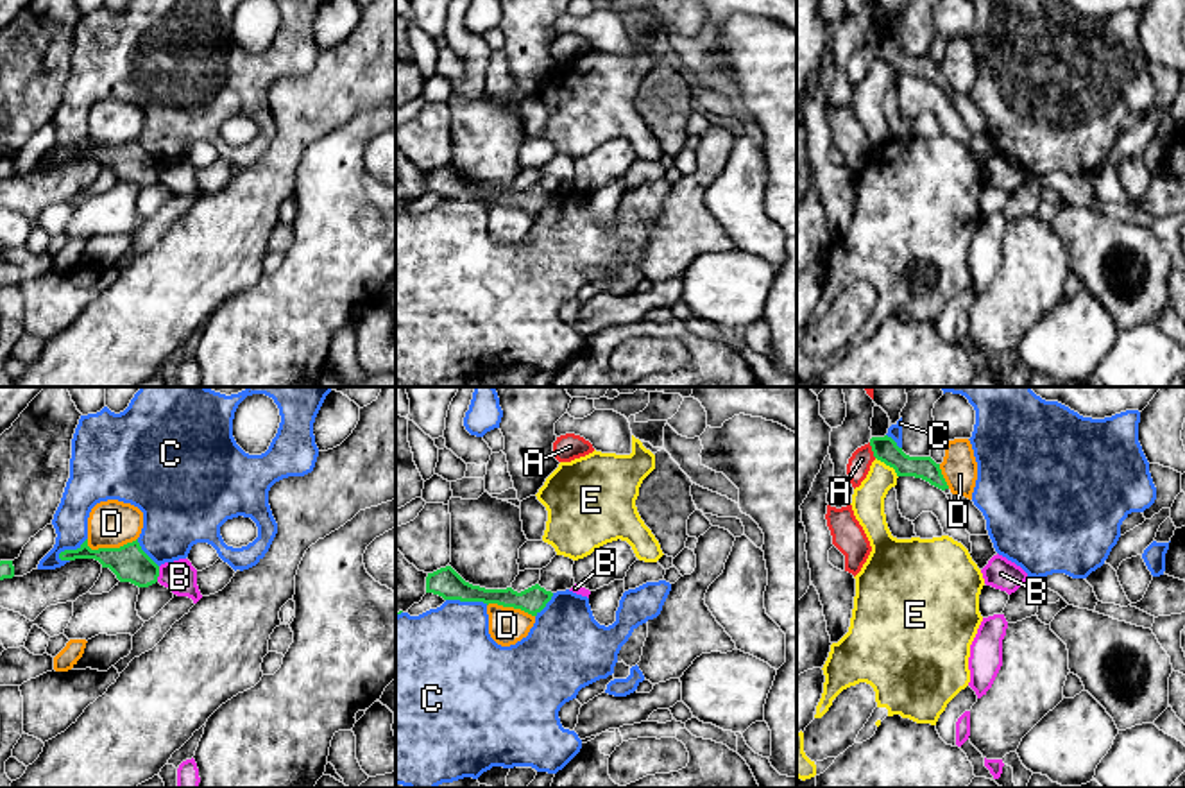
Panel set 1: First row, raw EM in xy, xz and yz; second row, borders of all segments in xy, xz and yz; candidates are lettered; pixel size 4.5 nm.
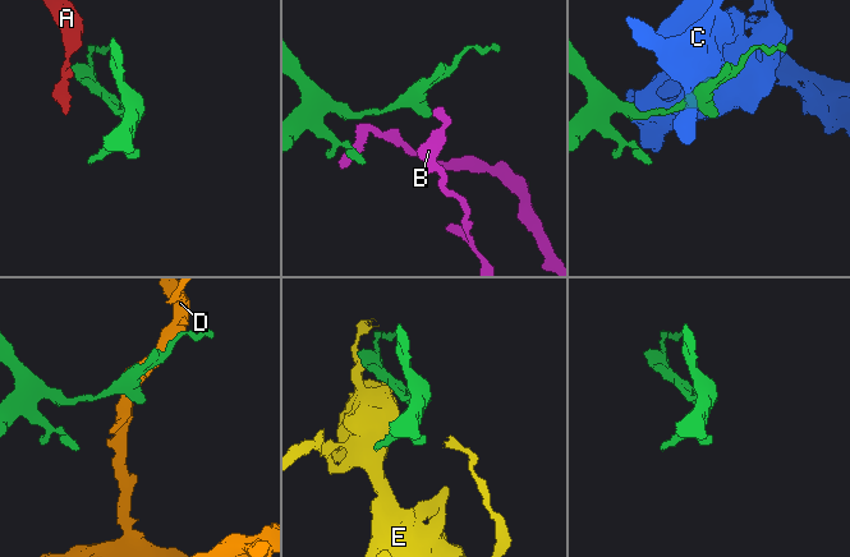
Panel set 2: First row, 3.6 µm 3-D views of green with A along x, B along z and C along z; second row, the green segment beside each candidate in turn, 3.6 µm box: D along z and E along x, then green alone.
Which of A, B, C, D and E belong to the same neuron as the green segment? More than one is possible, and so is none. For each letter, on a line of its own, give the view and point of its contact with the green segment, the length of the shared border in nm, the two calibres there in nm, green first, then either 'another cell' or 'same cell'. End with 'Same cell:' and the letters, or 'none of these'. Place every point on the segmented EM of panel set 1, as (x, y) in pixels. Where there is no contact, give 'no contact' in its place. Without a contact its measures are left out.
A: yz (872, 450) | 80 nm | 110/100 nm | another cell
B: xy (158, 573) | 70 nm | 170/150 nm | another cell
C: xy (70, 550) | 160 nm | 140/160 nm | another cell
D: xy (111, 548) | 240 nm | 170/220 nm | another cell
E: yz (888, 464) | 140 nm | 110/140 nm | another cell
Same cell: none of these

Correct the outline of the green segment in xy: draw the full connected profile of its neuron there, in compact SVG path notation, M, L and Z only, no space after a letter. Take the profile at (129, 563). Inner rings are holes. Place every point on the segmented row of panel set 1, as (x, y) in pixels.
M88 539L77 550L59 553L61 561L95 559L109 568L120 582L149 587L158 582L159 566L141 550L138 539L120 548L91 550Z

